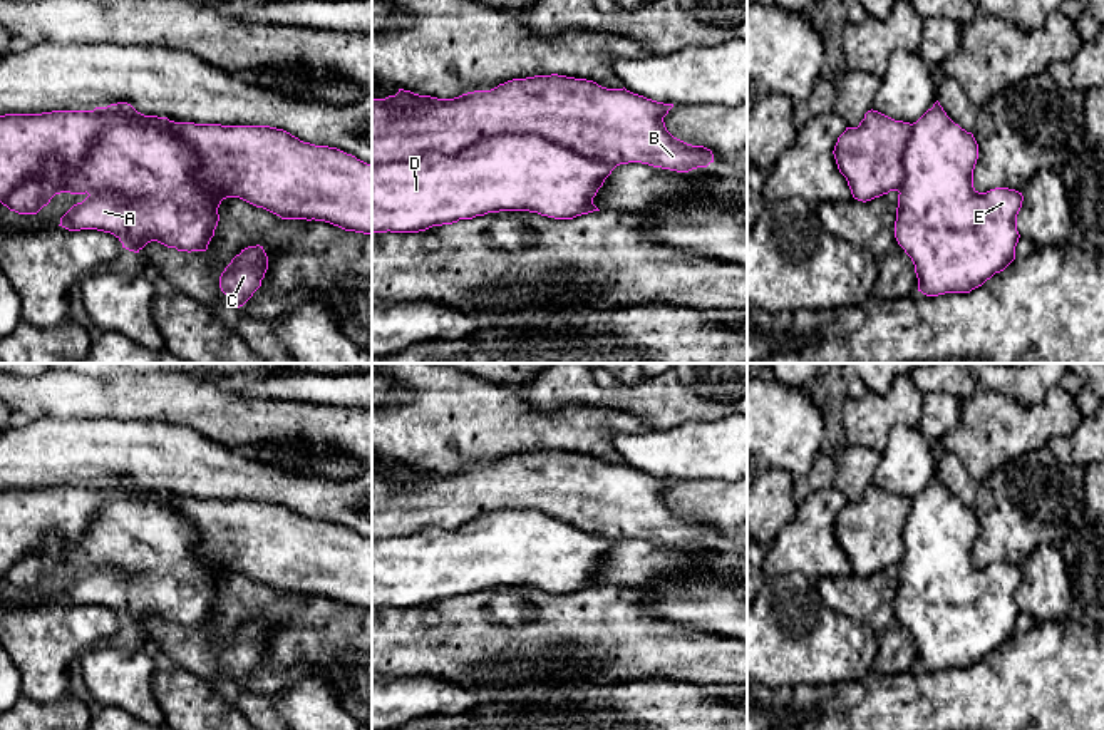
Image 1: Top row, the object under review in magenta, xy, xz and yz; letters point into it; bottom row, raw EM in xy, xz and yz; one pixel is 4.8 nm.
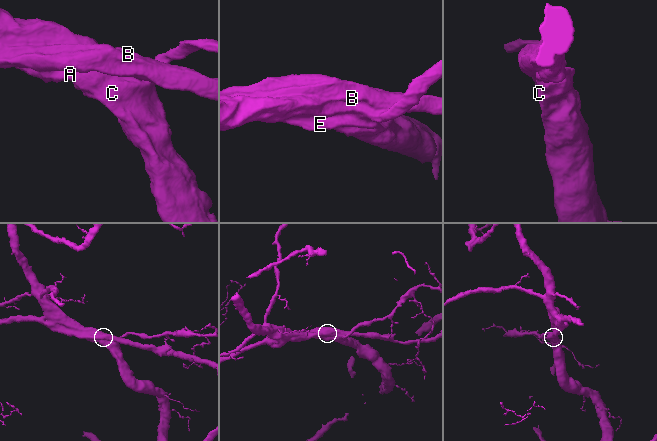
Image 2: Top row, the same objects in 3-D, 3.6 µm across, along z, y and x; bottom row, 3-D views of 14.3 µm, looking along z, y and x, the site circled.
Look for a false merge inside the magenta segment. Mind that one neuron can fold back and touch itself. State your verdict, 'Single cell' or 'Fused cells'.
Fused cells

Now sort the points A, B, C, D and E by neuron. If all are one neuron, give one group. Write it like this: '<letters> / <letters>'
A C D E / B

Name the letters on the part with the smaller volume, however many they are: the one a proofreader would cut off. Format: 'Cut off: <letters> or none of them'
Cut off: B

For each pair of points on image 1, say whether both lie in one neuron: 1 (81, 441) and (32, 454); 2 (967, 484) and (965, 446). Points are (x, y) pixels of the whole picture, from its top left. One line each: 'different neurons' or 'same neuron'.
1: same neuron
2: different neurons

